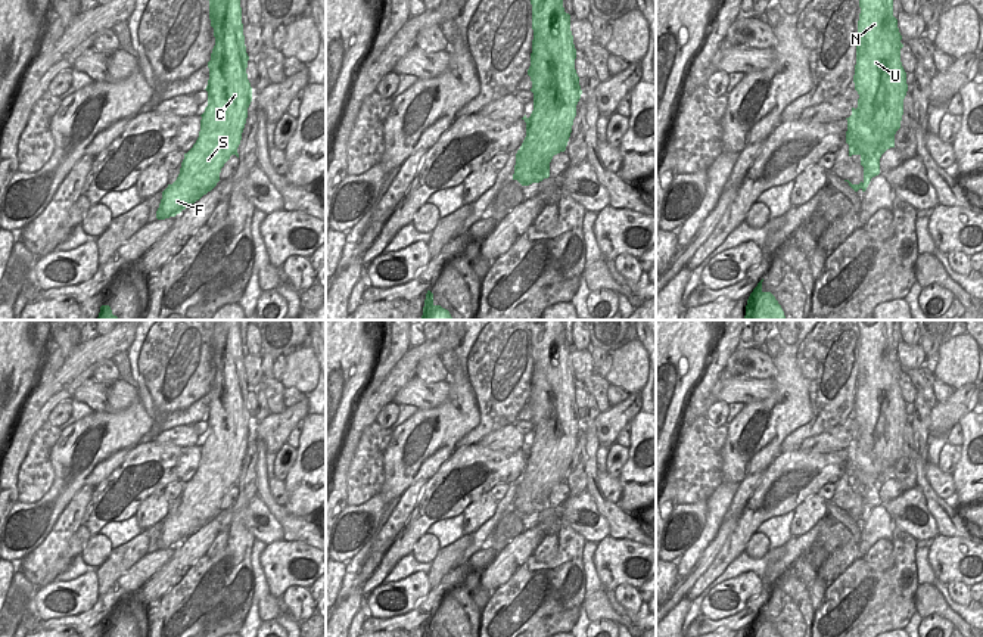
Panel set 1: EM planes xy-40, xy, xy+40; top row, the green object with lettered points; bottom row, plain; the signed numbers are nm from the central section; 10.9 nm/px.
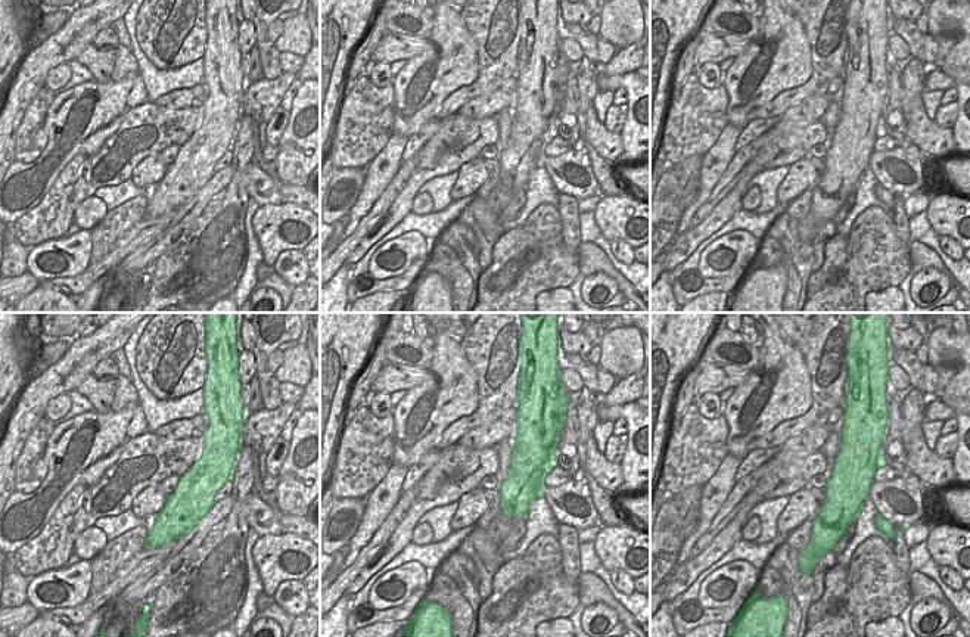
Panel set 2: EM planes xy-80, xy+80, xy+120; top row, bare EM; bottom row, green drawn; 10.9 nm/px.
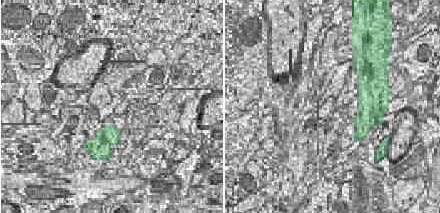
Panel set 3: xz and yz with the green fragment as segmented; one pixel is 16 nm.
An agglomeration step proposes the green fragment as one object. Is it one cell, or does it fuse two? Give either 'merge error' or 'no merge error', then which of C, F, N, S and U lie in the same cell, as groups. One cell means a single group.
merge error; C F S / N U

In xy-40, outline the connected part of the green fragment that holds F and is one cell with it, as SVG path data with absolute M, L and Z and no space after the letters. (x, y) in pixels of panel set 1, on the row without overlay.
M220 320L215 341L223 347L223 354L215 357L212 408L206 417L215 423L217 432L209 439L205 462L215 467L196 487L183 490L177 510L162 522L158 550L175 547L211 522L230 487L239 488L237 478L252 432L239 320Z

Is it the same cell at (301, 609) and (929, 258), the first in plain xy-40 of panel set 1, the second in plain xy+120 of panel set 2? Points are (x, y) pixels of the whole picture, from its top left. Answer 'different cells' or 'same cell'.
different cells

